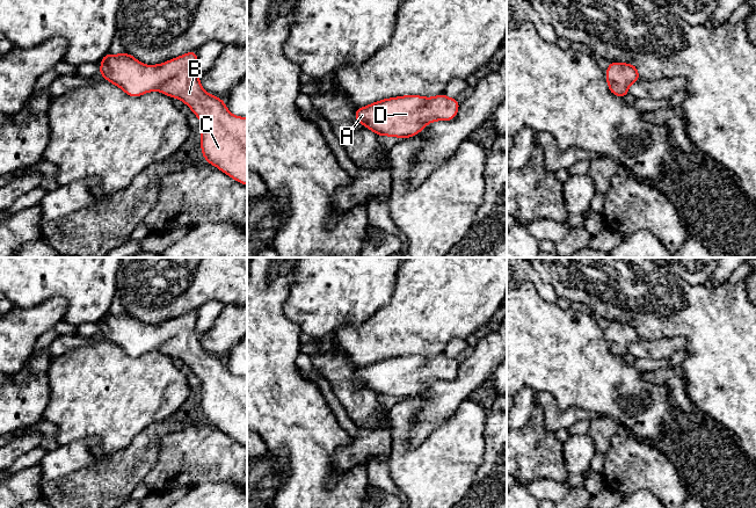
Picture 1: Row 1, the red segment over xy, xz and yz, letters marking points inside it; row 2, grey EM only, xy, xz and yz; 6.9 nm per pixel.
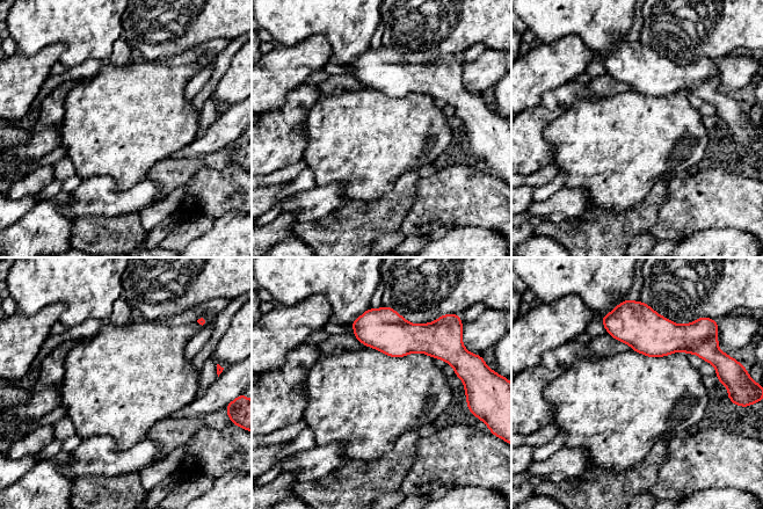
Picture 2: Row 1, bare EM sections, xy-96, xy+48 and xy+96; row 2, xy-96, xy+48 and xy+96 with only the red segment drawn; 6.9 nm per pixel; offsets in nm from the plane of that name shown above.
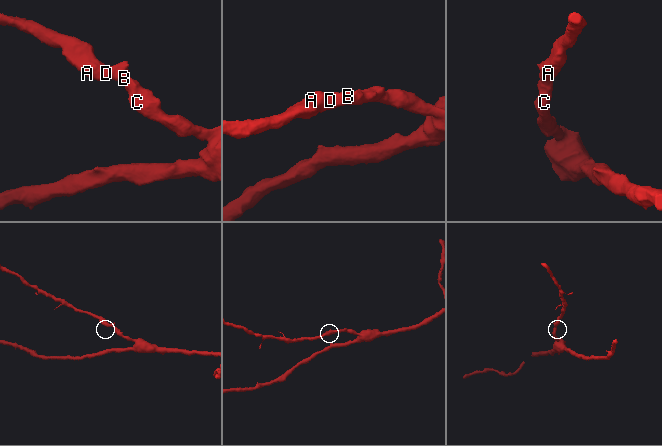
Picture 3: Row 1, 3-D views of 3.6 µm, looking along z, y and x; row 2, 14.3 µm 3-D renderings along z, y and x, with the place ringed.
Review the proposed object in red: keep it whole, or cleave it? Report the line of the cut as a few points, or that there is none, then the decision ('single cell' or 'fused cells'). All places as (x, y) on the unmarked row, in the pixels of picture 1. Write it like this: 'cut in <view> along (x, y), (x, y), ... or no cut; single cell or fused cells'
no cut; single cell

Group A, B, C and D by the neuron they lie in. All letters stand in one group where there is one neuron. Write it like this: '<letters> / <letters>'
A B C D

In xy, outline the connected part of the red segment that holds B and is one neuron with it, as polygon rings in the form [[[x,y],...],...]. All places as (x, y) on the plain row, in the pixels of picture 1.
[[[197,311],[147,326],[128,312],[107,313],[99,334],[133,357],[159,350],[182,360],[202,380],[204,419],[247,445],[247,378],[232,375],[221,358],[202,348],[196,326]]]

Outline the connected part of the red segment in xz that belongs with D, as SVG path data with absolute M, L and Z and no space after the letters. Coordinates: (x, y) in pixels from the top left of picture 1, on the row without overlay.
M444 354L434 357L406 355L371 363L355 371L355 379L378 395L406 399L416 395L430 382L452 380L459 361Z

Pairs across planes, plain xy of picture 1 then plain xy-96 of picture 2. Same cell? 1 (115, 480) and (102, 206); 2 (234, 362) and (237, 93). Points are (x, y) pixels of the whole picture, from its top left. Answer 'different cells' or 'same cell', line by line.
1: different cells
2: different cells

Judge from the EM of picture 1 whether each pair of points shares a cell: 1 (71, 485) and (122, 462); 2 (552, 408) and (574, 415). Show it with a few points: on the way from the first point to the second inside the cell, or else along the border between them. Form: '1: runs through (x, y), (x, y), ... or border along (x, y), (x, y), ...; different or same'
1: runs through (84, 485), (99, 485), (109, 474); same
2: runs through (558, 414), (568, 415); same

